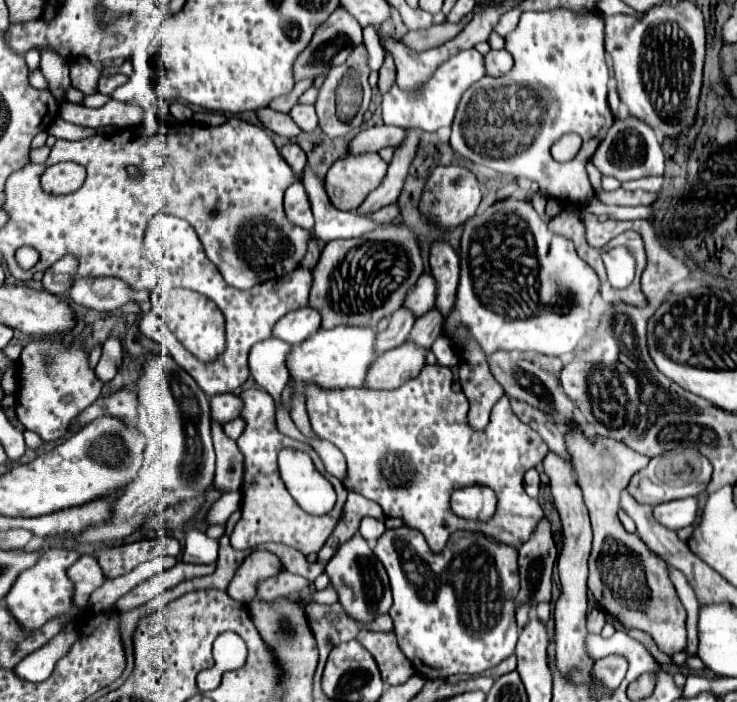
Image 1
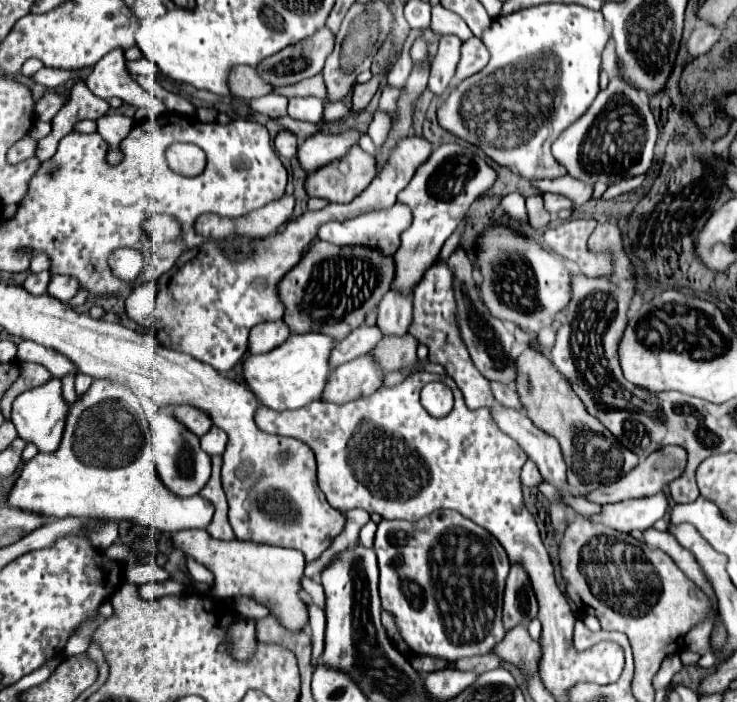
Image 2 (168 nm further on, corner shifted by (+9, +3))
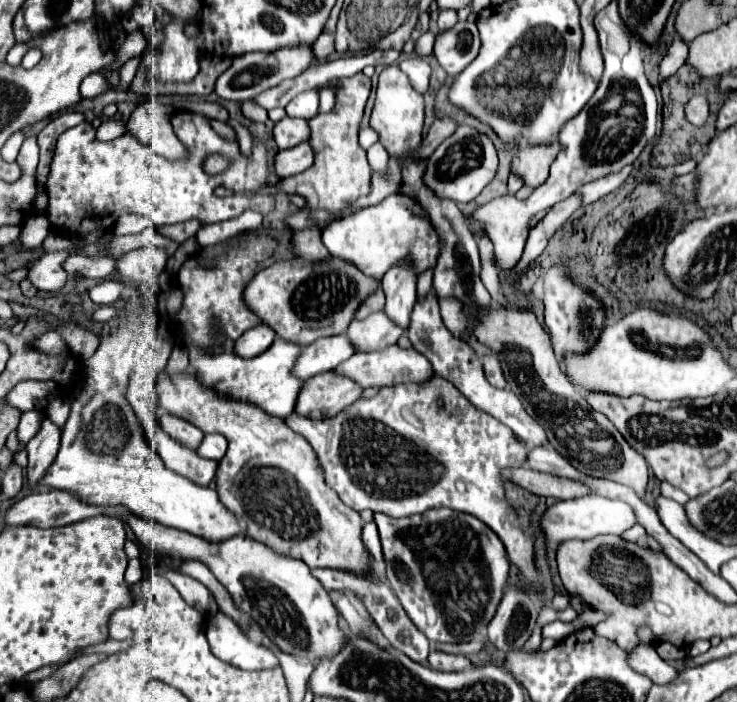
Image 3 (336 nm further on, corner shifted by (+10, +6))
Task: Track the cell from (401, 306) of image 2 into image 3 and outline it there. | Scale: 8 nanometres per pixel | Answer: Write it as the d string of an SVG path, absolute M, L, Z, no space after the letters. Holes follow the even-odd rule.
M377 312L373 316L367 316L363 322L353 320L345 334L349 340L353 340L353 348L357 348L357 352L375 352L395 344L403 330L397 328L385 316L385 312Z

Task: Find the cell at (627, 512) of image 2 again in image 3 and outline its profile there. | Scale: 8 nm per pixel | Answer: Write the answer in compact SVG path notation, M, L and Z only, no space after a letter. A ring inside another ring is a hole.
M595 494L555 502L543 512L543 516L539 520L539 526L541 526L541 532L547 540L547 544L561 544L561 542L571 540L571 538L589 540L589 538L595 538L599 534L621 534L627 528L631 528L633 524L635 524L635 514L633 514L629 504L625 504L621 500L601 498Z

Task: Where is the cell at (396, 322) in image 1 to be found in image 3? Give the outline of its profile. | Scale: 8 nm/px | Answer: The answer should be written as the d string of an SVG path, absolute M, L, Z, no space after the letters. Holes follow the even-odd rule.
M345 334L315 340L301 350L301 356L297 356L293 376L297 376L299 380L309 380L321 372L337 368L341 362L351 358L351 354L355 354L355 348Z

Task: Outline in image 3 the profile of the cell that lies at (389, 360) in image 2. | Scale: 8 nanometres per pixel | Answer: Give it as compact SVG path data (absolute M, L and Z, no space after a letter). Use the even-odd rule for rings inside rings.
M387 346L381 352L367 352L367 354L353 354L349 360L345 360L345 364L339 364L335 368L335 372L341 372L341 376L349 376L351 380L355 380L357 384L361 384L363 388L383 388L383 386L393 386L393 384L407 384L407 382L415 382L415 384L423 384L427 380L433 378L433 370L431 364L425 356L421 356L417 350L413 348L399 348L399 346Z

